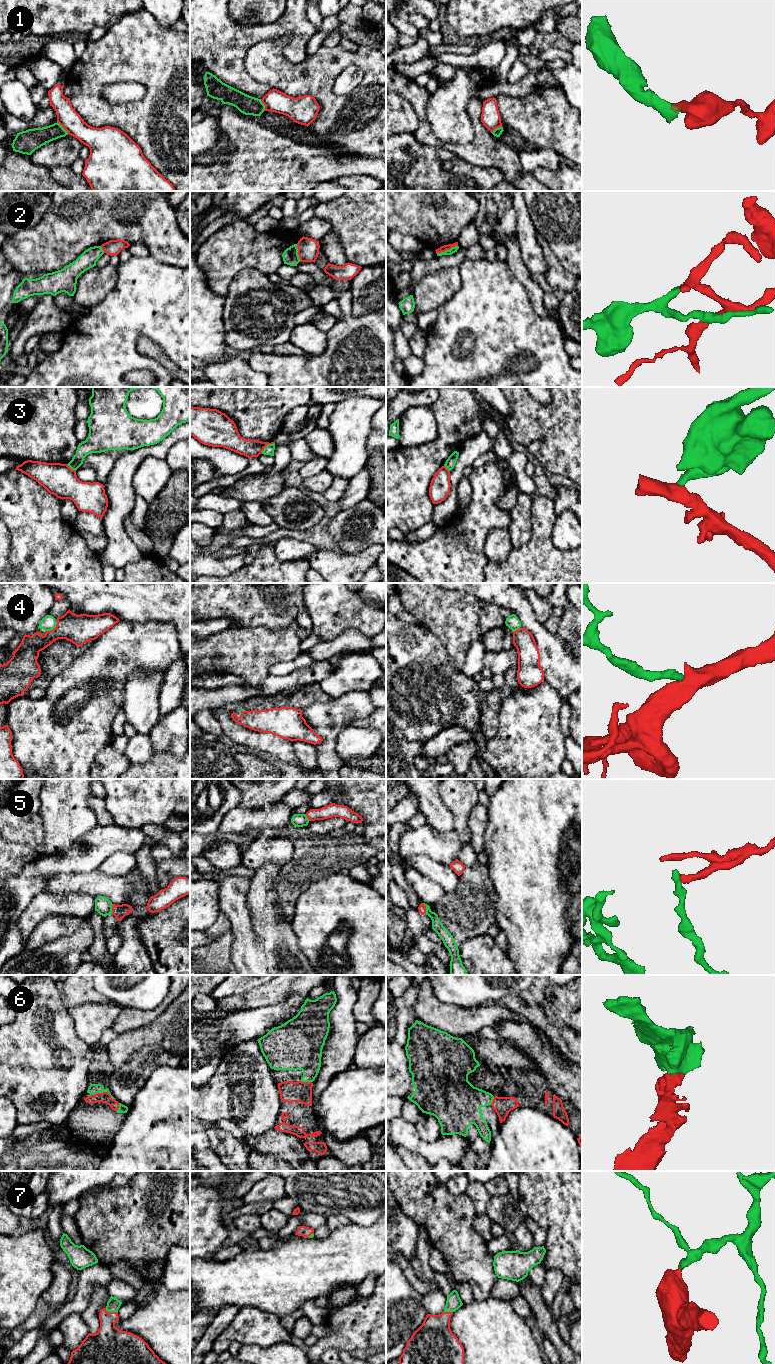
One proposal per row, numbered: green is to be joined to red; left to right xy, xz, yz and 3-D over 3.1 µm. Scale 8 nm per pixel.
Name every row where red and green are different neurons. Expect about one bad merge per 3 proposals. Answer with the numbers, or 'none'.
1, 2, 3, 5

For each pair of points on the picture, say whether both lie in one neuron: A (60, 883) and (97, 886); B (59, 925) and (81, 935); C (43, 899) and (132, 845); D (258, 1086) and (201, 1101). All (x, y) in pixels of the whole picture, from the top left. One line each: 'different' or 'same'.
A: same
B: different
C: different
D: same

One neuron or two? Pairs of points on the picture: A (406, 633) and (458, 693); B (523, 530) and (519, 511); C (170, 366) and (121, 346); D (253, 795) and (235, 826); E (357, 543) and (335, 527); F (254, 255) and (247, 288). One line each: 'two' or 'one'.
A: one
B: one
C: two
D: two
E: one
F: two

